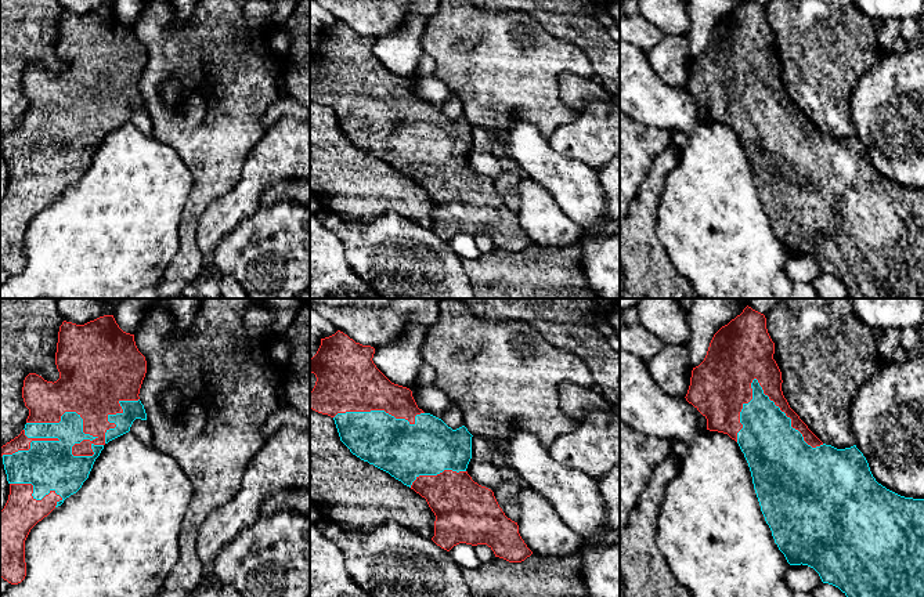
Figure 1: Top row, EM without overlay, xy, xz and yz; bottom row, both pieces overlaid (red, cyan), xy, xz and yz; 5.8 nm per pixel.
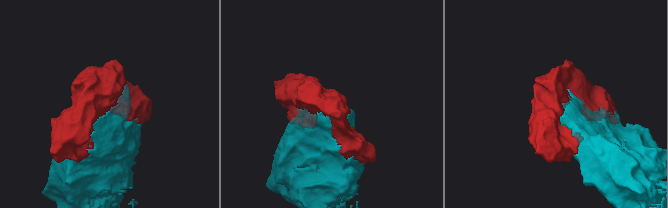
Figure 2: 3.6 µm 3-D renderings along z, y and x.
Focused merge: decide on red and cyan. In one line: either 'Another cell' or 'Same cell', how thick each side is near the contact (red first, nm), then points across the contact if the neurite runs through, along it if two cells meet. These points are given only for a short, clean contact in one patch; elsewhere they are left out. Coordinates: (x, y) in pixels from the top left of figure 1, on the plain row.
Same cell. Thickness 240 nm (red) against 240 nm

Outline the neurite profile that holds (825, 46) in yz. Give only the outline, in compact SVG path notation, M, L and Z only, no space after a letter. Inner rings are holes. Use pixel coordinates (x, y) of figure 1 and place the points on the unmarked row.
M772 0L765 8L790 98L823 134L837 140L856 135L852 91L884 57L874 21L853 0Z

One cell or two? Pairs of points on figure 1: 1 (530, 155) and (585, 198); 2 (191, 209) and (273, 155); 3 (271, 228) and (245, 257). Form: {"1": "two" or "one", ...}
{"1": "one", "2": "two", "3": "one"}

